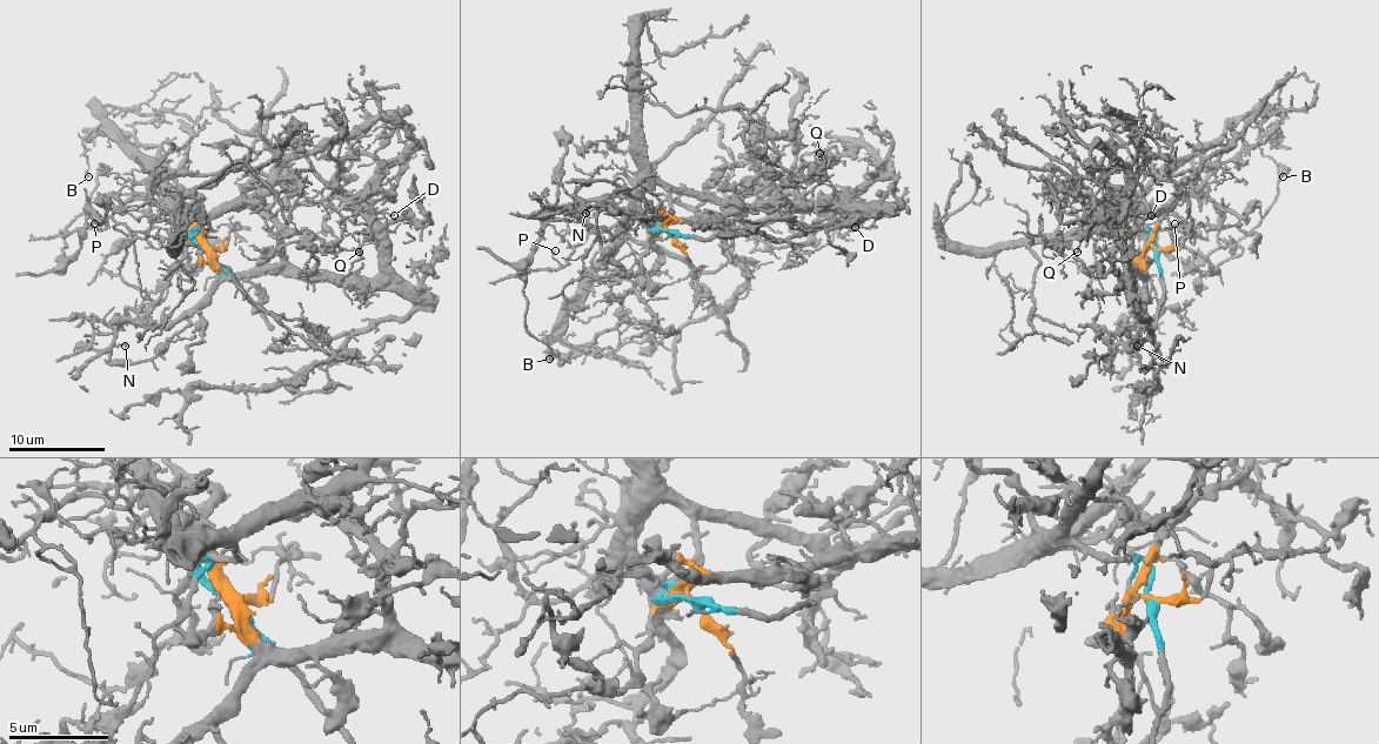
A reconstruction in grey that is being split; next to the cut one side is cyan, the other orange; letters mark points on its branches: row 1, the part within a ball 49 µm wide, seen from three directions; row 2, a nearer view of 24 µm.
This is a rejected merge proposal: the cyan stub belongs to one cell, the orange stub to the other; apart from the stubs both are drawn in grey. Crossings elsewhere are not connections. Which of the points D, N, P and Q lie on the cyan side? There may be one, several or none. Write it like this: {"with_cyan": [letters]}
{"with_cyan": ["P"]}

